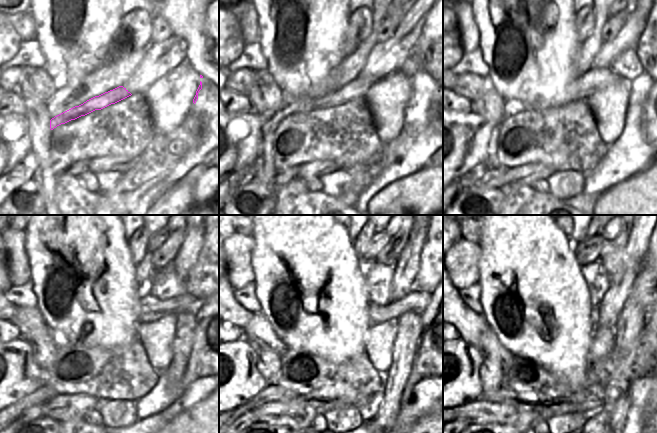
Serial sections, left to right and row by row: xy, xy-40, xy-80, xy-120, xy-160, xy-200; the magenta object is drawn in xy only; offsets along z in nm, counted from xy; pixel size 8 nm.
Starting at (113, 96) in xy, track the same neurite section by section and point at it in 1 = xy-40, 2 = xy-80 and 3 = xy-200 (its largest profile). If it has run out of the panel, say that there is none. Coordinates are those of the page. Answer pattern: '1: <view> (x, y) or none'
1: xy-40 (358, 88)
2: xy-80 (585, 85)
3: xy-200 (595, 309)

